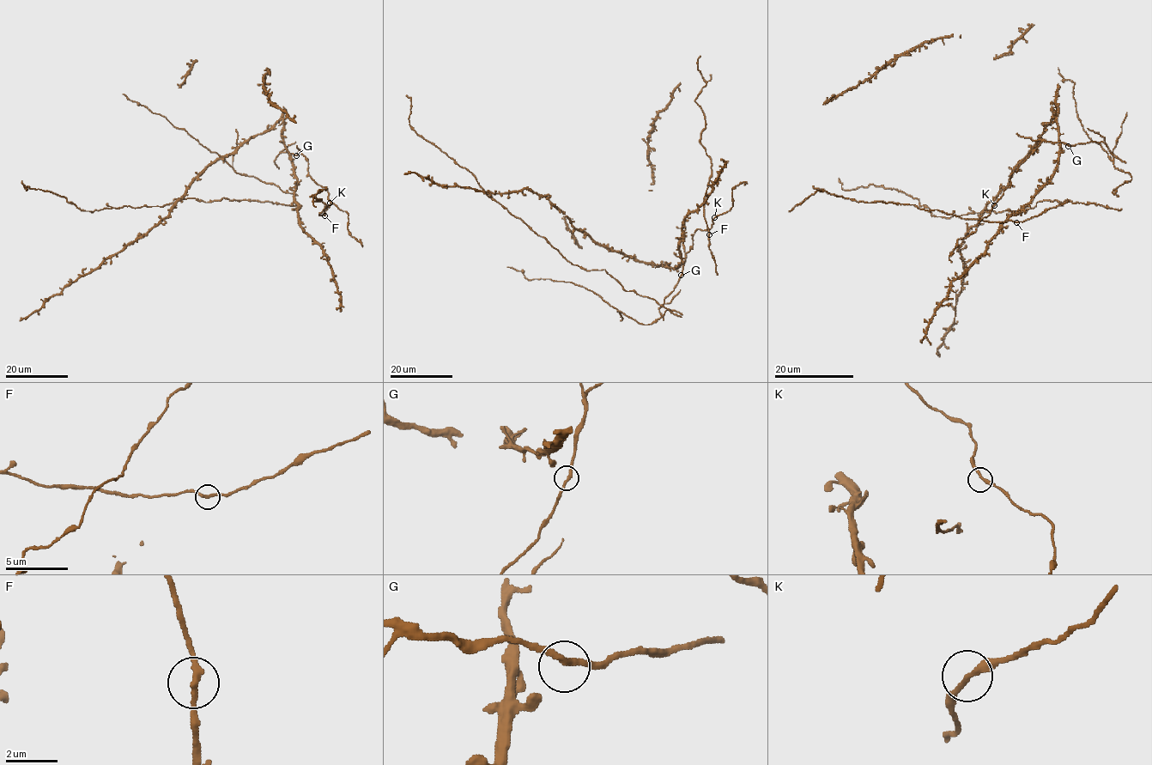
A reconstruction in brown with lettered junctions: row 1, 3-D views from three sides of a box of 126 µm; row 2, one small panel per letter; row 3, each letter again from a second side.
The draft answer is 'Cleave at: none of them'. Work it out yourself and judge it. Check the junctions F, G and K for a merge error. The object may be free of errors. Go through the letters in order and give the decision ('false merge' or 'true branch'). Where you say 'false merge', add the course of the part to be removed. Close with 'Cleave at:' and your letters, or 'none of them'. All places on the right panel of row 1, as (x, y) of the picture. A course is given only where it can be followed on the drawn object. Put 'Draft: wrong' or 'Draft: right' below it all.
F: true branch
G: true branch
K: true branch
Cleave at: none of them
Draft: right

